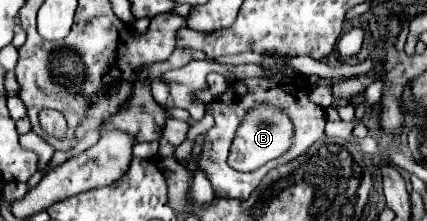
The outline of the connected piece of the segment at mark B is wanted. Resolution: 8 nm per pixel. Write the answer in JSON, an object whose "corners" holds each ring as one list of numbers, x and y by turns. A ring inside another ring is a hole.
{"corners":[[260,104,254,110,250,110,244,118,244,122,240,124,236,138,232,142,230,148,230,156,228,156,228,164,236,170,256,170,262,164,266,164,268,160,274,160,276,156,284,154,290,146,290,138,292,138,292,122,288,120,288,116,278,110,276,106,268,106,268,104]]}

